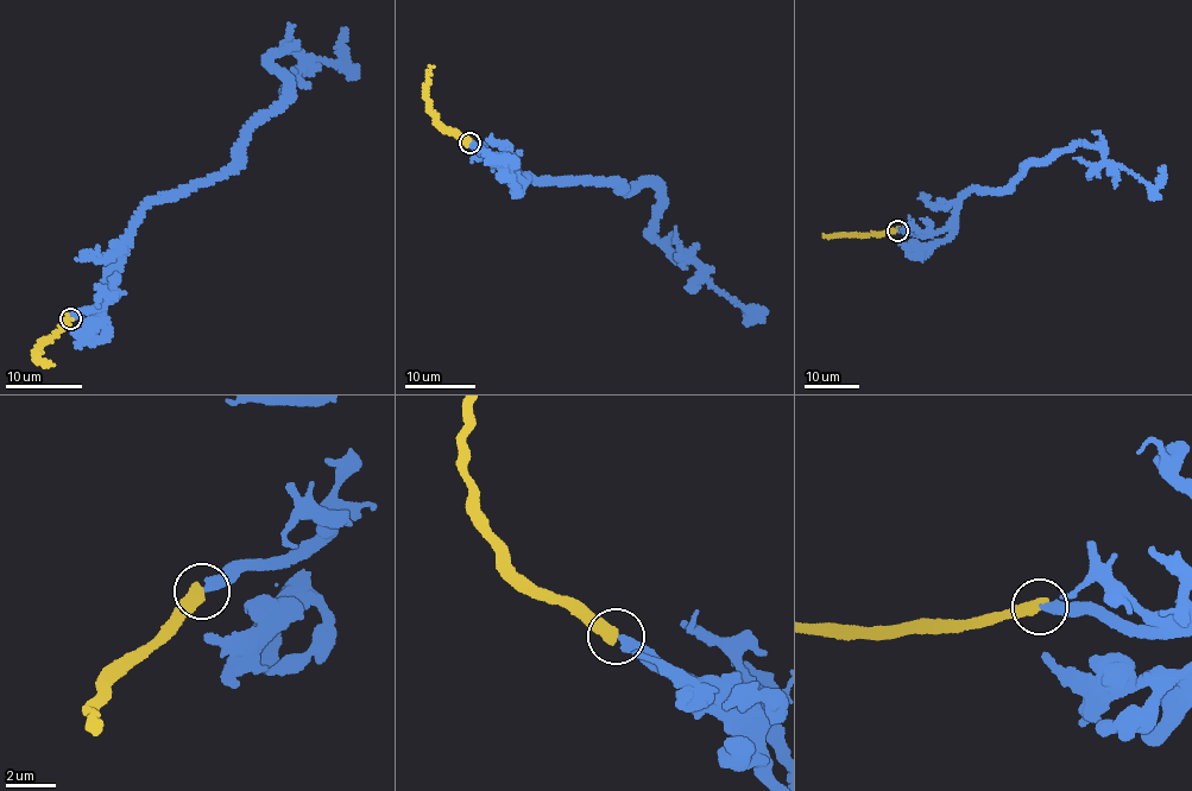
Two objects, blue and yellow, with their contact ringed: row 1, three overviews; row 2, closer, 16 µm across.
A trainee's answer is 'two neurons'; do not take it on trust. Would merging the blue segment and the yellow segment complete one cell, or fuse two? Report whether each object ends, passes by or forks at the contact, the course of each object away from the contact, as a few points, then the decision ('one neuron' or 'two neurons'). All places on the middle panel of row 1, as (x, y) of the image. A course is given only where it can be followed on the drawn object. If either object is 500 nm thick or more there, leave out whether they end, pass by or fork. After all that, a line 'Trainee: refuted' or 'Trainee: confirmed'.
blue ends there; yellow ends there; blue runs (470, 141), (522, 181), (528, 173), (630, 190), (650, 182), (660, 200), (650, 234), (749, 315); yellow runs (470, 141), (465, 143), (441, 124), (430, 111), (427, 75), (431, 67); one neuron
Trainee: refuted

